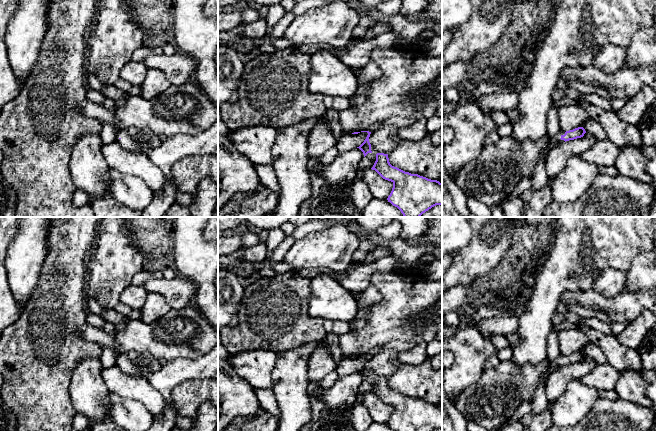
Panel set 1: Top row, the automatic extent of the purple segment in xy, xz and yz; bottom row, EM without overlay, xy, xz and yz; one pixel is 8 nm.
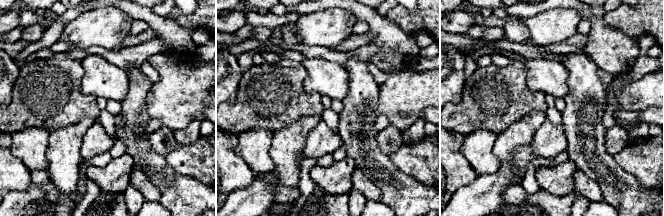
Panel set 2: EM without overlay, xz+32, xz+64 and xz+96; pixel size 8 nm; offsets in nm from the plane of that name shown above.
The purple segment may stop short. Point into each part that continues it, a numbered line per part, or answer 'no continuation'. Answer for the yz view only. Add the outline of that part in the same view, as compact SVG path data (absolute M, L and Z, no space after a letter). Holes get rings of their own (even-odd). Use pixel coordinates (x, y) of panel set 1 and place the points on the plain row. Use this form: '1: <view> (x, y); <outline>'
1: yz (493, 398); M565 356L557 357L552 367L549 366L547 359L536 365L524 364L520 368L516 367L511 359L502 361L495 368L485 369L481 377L456 400L448 400L467 421L474 421L491 431L509 419L523 402L533 401L541 377L545 373L550 375L553 371L564 367L565 365L560 362Z

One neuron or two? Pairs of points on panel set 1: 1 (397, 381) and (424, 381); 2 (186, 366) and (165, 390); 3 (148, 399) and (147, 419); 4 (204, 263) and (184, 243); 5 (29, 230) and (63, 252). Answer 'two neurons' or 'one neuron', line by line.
1: one neuron
2: one neuron
3: two neurons
4: one neuron
5: two neurons

